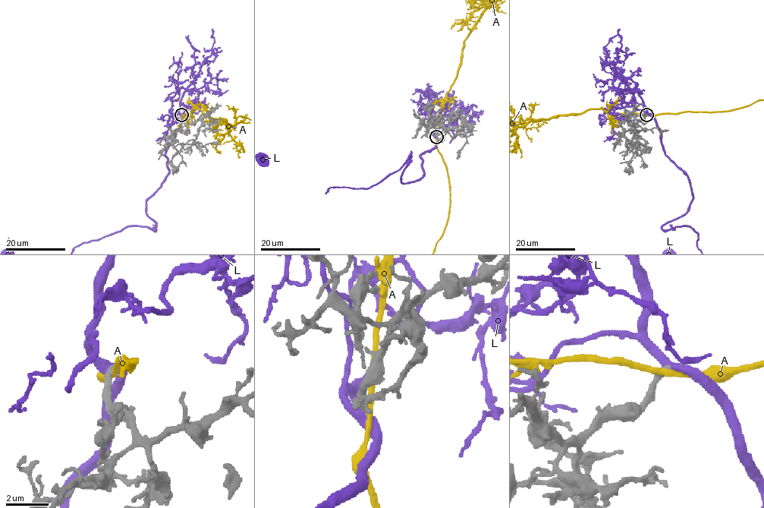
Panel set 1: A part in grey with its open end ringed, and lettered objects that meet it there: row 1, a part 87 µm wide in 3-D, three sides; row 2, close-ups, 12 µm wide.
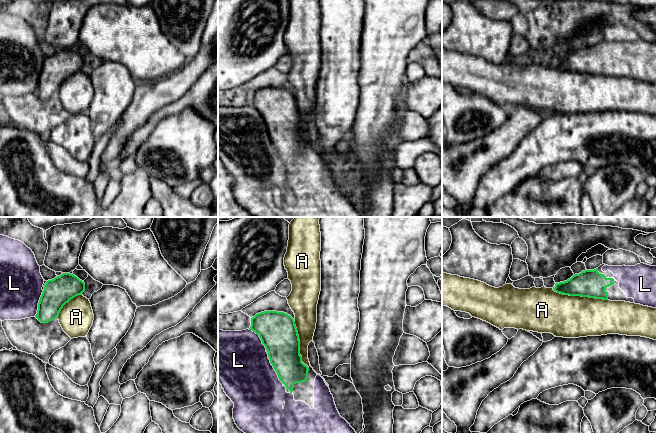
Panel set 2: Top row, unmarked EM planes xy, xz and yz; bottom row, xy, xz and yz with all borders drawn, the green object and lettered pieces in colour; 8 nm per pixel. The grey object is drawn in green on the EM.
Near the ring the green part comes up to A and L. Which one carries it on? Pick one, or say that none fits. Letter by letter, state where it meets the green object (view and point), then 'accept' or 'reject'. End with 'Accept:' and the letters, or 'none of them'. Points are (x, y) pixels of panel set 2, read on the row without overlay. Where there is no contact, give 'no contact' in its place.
A: contact yz (580, 71); reject
L: contact xy (38, 79); accept
Accept: L

